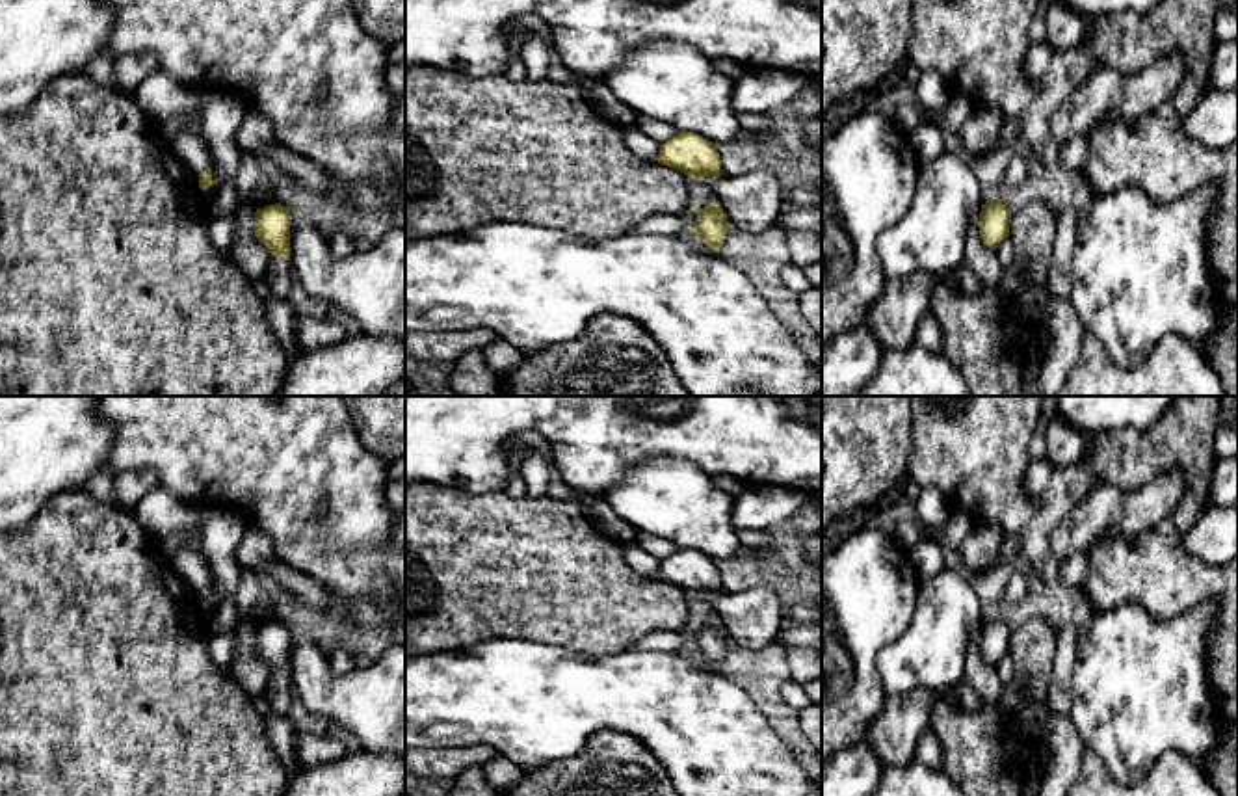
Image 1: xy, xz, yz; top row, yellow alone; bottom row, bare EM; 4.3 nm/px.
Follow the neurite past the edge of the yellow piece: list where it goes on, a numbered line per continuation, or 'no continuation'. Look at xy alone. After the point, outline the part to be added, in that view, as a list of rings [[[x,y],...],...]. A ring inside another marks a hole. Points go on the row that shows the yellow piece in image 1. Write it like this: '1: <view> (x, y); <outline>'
1: xy (279, 276); [[[271,257],[266,266],[264,281],[273,296],[281,299],[288,299],[288,294],[294,283],[294,272],[292,272],[290,260]]]

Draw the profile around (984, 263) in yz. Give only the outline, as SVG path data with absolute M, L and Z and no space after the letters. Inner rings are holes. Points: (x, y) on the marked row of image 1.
M972 208L968 214L968 231L965 240L965 262L978 275L978 279L987 286L998 286L1004 275L1004 266L1000 264L994 251L991 251L980 236L980 208Z

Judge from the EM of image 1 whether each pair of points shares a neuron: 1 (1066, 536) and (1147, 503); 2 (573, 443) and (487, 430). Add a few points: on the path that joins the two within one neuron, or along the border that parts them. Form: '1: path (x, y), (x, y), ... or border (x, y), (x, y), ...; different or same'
1: path (1086, 523), (1101, 512), (1127, 512); same
2: path (553, 423), (547, 417), (508, 417); same

